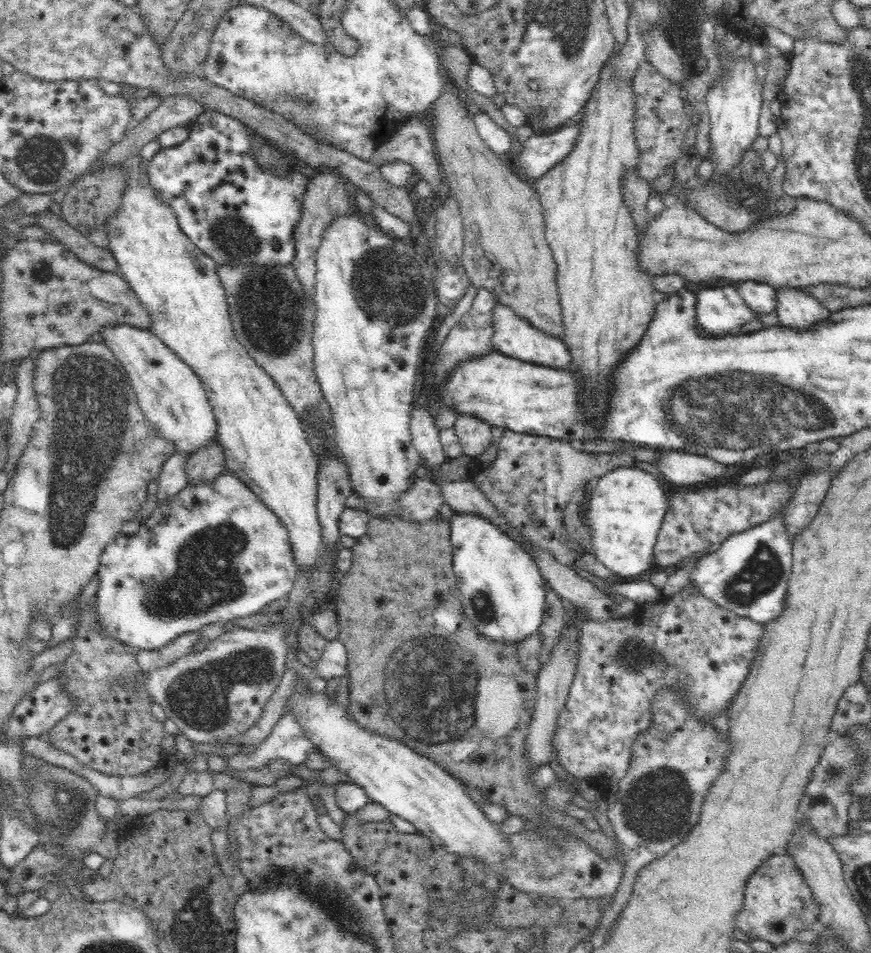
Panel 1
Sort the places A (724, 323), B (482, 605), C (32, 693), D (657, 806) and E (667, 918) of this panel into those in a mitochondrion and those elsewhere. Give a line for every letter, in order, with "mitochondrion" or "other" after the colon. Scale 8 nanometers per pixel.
A: other
B: mitochondrion
C: other
D: mitochondrion
E: other

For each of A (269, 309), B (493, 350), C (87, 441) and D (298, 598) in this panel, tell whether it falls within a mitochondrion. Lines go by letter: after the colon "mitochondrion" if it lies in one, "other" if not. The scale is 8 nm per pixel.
A: mitochondrion
B: other
C: mitochondrion
D: other

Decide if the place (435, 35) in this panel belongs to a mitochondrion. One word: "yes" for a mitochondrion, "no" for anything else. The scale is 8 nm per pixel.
no

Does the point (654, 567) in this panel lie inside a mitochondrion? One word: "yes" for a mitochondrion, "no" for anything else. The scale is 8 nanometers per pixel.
no

